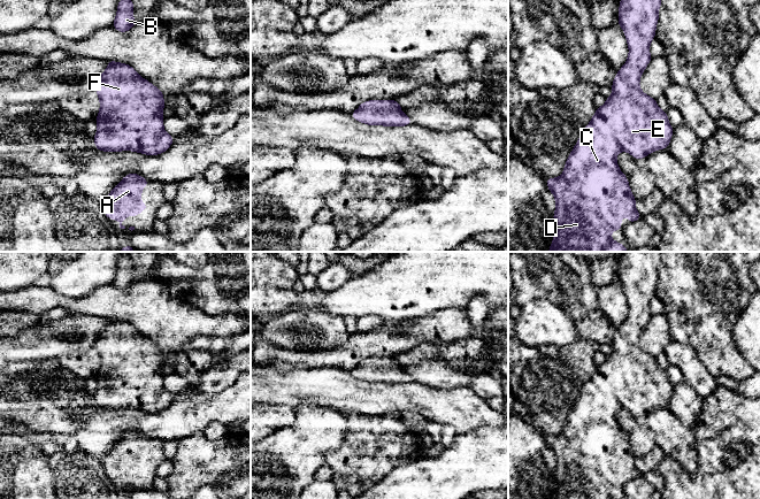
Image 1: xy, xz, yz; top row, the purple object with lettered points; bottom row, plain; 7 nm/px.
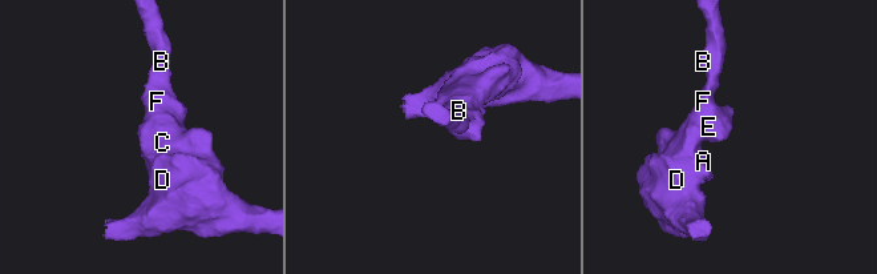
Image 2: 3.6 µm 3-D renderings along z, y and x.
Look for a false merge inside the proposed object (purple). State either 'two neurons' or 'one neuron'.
one neuron

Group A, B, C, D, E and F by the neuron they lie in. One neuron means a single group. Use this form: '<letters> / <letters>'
A B C D E F

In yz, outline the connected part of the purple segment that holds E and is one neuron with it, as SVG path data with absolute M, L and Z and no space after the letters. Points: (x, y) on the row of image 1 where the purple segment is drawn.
M620 0L619 25L627 37L628 60L613 80L612 95L606 99L604 106L597 108L591 122L582 130L581 138L567 158L562 175L558 178L546 179L548 191L553 193L556 205L553 215L555 233L548 252L628 252L623 244L611 238L611 233L614 230L623 229L620 222L624 215L629 217L629 223L642 216L636 209L636 199L631 193L628 178L616 163L616 155L621 151L625 151L635 159L640 160L657 149L667 148L674 131L669 124L667 113L658 107L657 99L646 95L639 89L640 75L652 60L650 43L655 38L660 6L661 0Z

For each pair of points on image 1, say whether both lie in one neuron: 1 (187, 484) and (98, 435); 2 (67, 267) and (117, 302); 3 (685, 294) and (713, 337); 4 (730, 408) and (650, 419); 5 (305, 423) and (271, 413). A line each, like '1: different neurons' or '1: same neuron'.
1: different neurons
2: different neurons
3: same neuron
4: different neurons
5: different neurons

